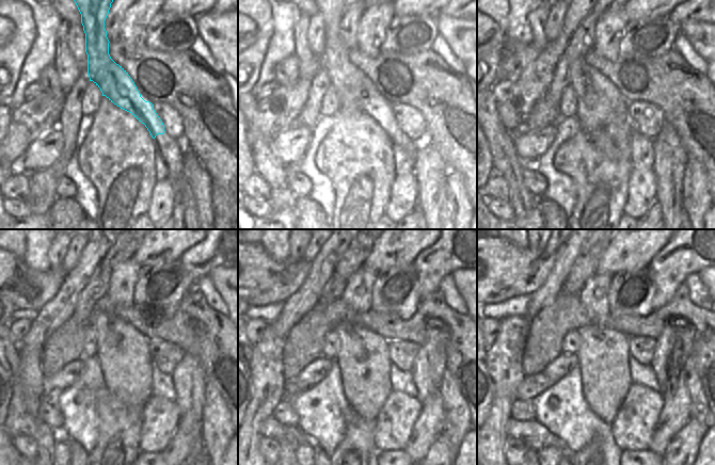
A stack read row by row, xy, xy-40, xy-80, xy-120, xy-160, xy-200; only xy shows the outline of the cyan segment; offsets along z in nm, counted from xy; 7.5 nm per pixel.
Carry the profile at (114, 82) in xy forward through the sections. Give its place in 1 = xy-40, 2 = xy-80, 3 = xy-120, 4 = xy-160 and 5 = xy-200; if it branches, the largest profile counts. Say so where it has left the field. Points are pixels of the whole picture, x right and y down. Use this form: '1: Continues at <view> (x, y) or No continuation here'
1: Continues at xy-40 (356, 94)
2: Continues at xy-80 (601, 110)
3: Continues at xy-120 (123, 352)
4: Continues at xy-160 (363, 357)
5: Continues at xy-200 (603, 353)

